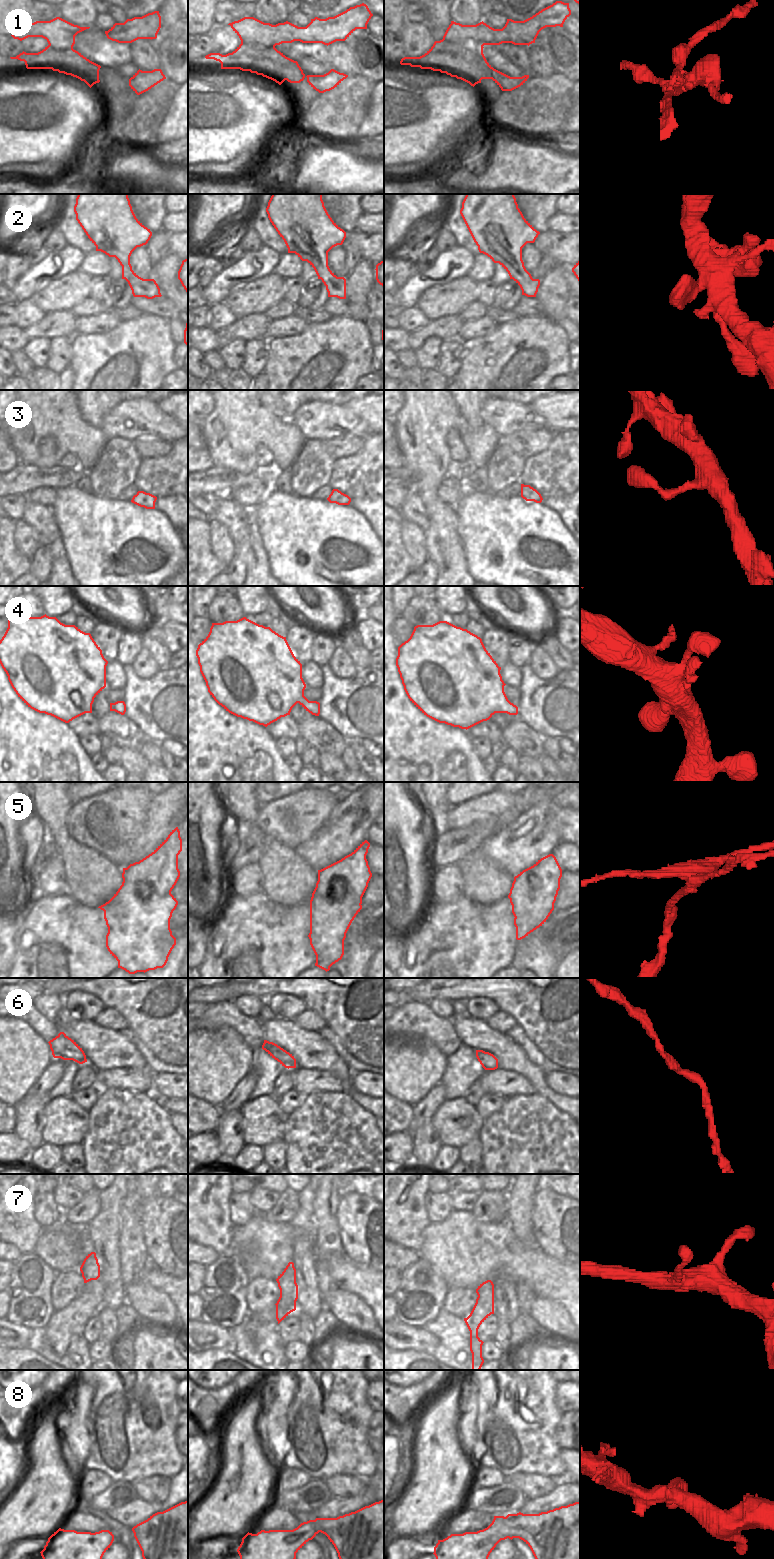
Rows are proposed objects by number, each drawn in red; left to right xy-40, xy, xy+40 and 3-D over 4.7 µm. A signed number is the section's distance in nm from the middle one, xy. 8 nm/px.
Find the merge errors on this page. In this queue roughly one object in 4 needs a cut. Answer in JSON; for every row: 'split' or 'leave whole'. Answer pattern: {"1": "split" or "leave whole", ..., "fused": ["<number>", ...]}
{"1": "split", "2": "leave whole", "3": "leave whole", "4": "leave whole", "5": "split", "6": "leave whole", "7": "leave whole", "8": "leave whole", "fused": ["1", "5"]}

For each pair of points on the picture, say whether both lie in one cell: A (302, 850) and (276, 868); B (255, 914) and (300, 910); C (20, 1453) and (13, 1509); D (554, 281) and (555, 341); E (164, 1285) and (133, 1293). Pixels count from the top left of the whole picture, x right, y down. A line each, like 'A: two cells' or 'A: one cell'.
A: two cells
B: one cell
C: two cells
D: two cells
E: two cells

